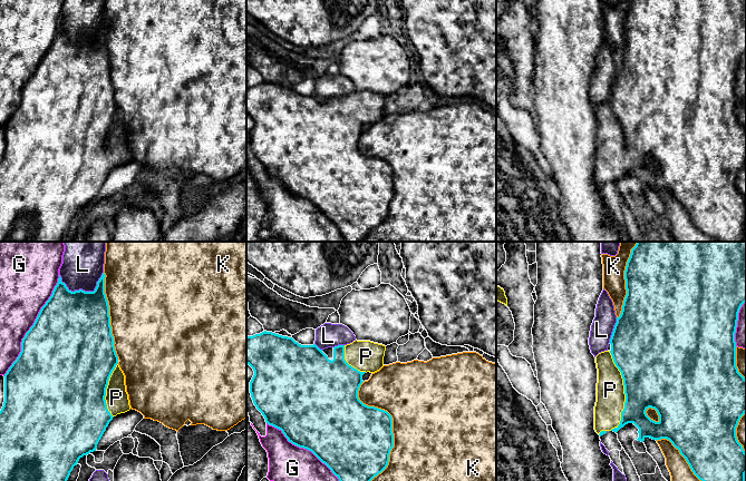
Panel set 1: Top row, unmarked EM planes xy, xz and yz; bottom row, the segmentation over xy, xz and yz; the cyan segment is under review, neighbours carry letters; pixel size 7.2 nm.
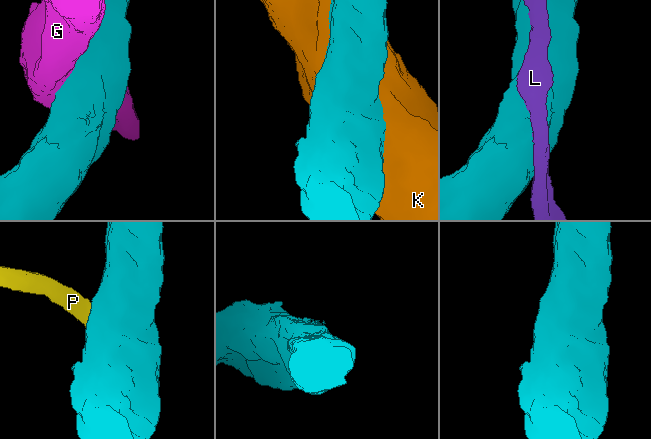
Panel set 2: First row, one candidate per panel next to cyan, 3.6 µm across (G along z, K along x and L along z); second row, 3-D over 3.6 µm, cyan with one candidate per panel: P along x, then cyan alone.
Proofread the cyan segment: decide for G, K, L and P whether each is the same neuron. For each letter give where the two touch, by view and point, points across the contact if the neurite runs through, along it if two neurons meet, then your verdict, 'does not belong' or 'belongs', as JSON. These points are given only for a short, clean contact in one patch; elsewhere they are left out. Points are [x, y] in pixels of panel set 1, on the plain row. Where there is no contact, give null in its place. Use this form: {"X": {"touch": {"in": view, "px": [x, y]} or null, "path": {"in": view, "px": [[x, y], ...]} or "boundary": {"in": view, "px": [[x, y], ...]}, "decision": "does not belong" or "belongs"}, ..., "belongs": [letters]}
{"G": {"touch": {"in": "xy", "px": [32, 76]}, "decision": "does not belong"}, "K": {"touch": {"in": "xz", "px": [391, 180]}, "decision": "does not belong"}, "L": {"touch": {"in": "xy", "px": [84, 41]}, "decision": "does not belong"}, "P": {"touch": {"in": "yz", "px": [625, 141]}, "decision": "belongs"}, "belongs": ["P"]}

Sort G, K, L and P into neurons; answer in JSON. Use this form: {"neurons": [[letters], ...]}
{"neurons": [["G"], ["K"], ["L"], ["P"]]}

